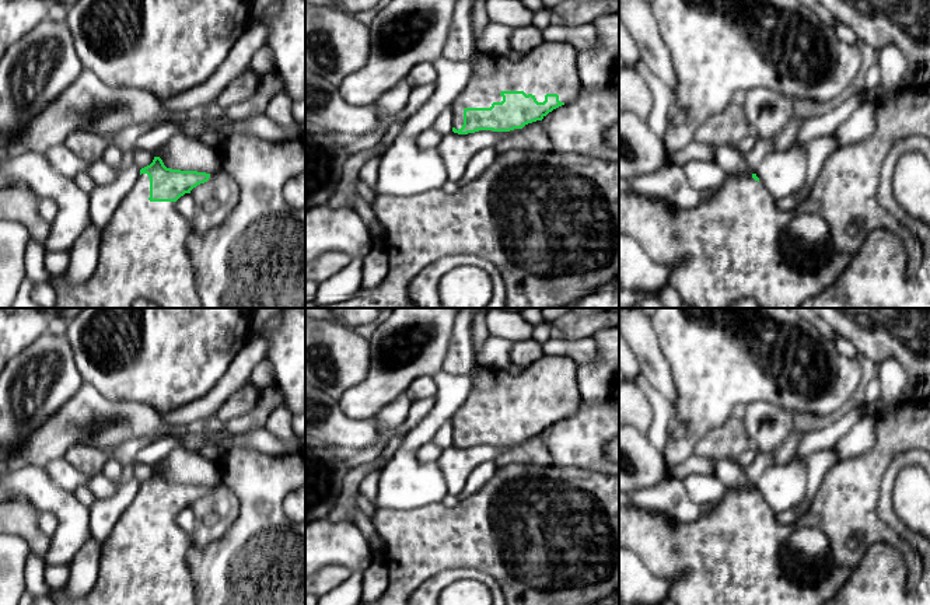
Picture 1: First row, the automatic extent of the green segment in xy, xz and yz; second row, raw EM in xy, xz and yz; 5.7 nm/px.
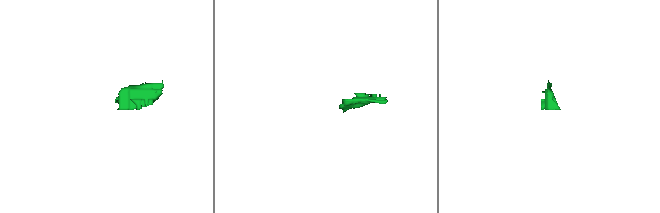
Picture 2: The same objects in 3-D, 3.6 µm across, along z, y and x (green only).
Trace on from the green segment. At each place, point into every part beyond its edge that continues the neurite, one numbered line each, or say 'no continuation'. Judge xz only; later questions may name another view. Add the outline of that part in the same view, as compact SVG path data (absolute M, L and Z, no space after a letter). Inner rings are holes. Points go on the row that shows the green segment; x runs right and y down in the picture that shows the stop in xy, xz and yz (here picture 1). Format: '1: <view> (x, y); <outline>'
1: xz (551, 67); M543 42L521 60L513 62L506 55L492 55L476 49L472 56L471 78L464 91L451 104L452 127L457 130L462 127L465 108L490 108L493 102L501 102L501 91L524 91L527 95L532 94L538 102L543 102L546 94L557 94L560 102L573 102L581 88L577 53L570 42Z

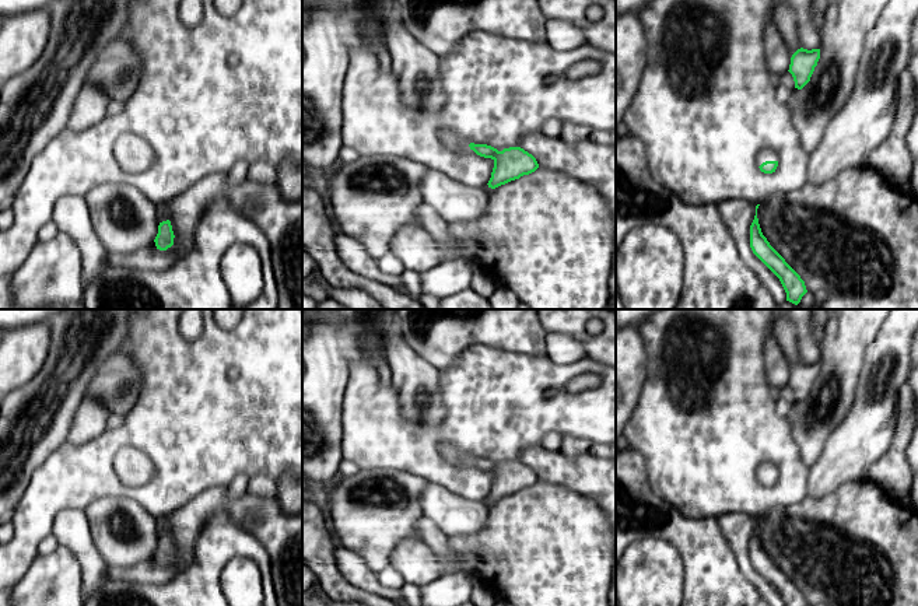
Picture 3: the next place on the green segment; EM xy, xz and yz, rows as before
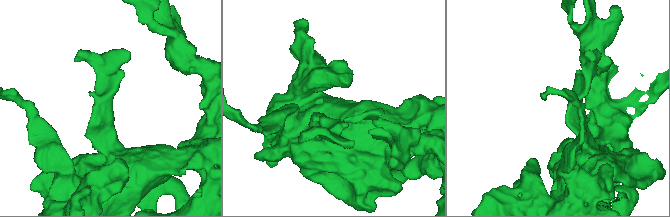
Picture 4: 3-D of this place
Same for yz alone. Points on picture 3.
1: yz (767, 154); M764 148L757 154L758 167L765 161L778 161L778 155L772 148Z

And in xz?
1: xz (449, 139); M442 130L439 133L439 141L444 147L453 153L472 153L476 154L469 144L472 143L469 139L460 136L453 130Z

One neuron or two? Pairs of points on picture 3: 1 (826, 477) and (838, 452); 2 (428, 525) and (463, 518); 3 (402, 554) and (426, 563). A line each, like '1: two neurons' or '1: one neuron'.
1: one neuron
2: two neurons
3: one neuron

